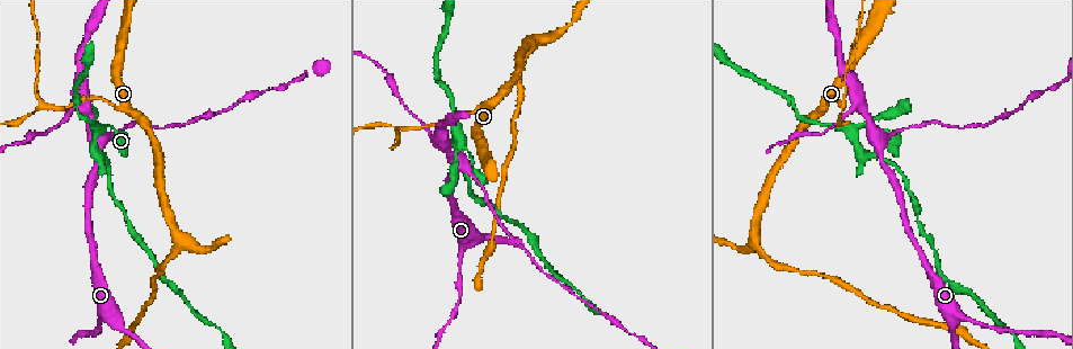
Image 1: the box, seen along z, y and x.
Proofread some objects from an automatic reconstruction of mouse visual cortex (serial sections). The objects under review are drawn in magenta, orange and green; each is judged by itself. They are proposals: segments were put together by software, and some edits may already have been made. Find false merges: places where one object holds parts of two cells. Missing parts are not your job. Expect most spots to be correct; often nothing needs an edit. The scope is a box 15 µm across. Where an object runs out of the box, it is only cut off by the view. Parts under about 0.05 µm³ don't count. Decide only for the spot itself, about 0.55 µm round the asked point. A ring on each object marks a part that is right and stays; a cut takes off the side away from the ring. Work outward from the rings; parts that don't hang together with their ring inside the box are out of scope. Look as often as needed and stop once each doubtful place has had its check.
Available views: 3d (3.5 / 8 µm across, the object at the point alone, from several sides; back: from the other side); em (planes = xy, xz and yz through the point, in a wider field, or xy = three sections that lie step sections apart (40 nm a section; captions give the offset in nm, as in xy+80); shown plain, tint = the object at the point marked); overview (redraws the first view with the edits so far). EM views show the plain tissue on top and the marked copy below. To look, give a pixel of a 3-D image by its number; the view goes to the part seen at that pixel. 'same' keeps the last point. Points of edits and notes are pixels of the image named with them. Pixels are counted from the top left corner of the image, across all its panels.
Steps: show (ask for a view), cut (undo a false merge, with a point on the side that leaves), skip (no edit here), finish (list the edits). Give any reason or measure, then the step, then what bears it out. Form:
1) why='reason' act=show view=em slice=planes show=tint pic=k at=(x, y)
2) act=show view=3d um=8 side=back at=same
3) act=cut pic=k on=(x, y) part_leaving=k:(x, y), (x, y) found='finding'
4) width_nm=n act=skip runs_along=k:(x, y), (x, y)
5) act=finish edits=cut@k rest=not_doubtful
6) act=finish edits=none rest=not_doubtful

why='sharp bend' act=show view=3d um=8 pic=1 at=(878, 145)

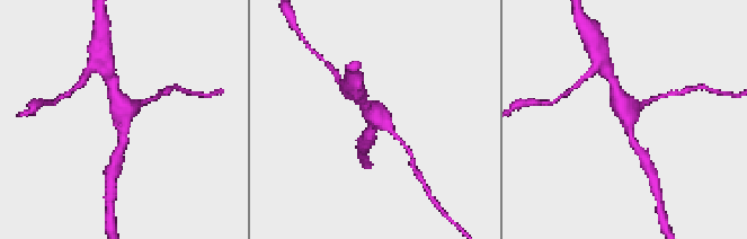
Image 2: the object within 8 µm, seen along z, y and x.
arms=3 arm_widths_nm=200,250,400 why='need the tissue' act=show view=em slice=xy step=5 show=tint pic=2 at=(628, 120)

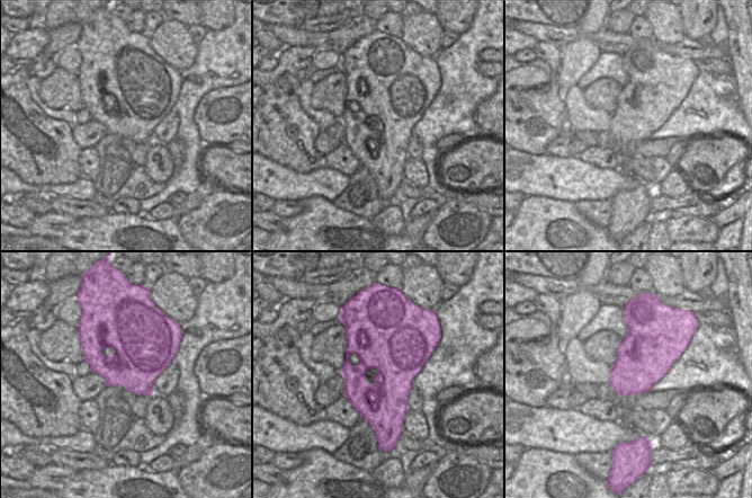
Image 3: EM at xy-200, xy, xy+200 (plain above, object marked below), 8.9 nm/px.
act=skip runs_along=2:(633, 141), (628, 111), (615, 83) found='all the same cell'

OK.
act=show view=3d um=8 side=back pic=1 at=(45, 103)

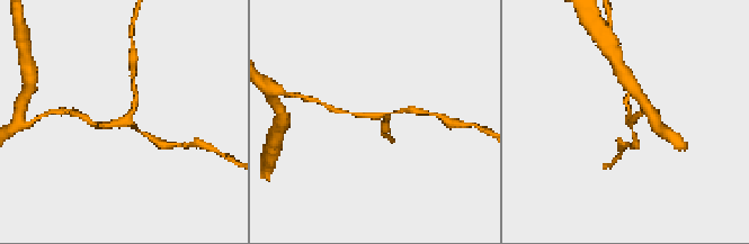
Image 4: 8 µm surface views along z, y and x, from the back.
arms=3 arm_widths_nm=150,150,150 act=show view=em slice=xy step=1 show=tint pic=4 at=(377, 116)

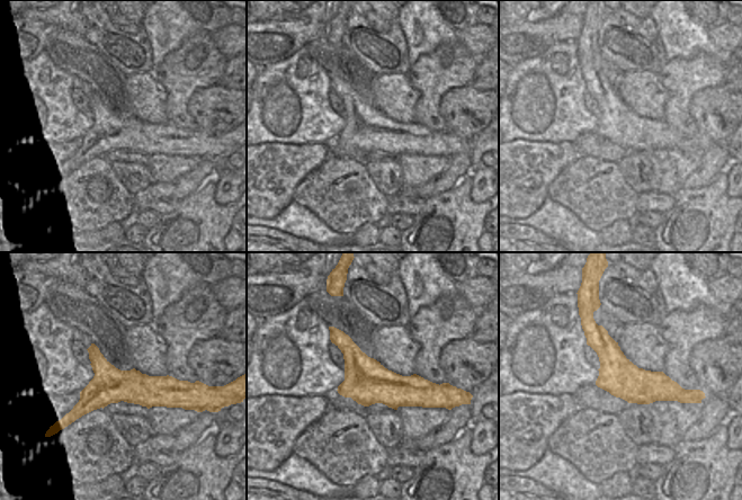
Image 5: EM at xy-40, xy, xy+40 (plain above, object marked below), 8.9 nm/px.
width_nm=400 act=skip runs_along=4:(91, 123), (122, 123), (134, 107), (134, 92) found='one cell here'

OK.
why='side arm on a straight run' act=show view=3d um=3.5 pic=1 at=(82, 104)

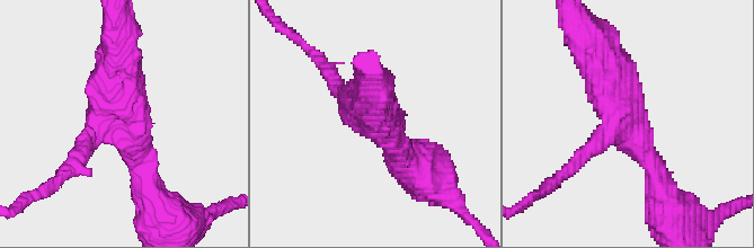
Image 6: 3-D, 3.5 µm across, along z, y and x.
arms=3 arm_widths_nm=250,300,500 act=show view=em slice=xy step=1 show=tint pic=6 at=(120, 118)

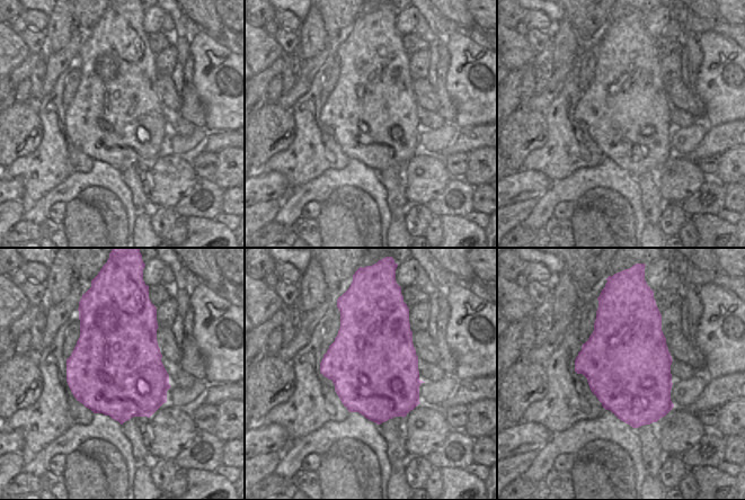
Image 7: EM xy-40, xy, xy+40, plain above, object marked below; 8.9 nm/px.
act=skip runs_along=6:(658, 177), (592, 53) found='continuous, no second cell'

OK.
why='looks like a crossing' act=show view=3d um=3.5 pic=1 at=(458, 140)

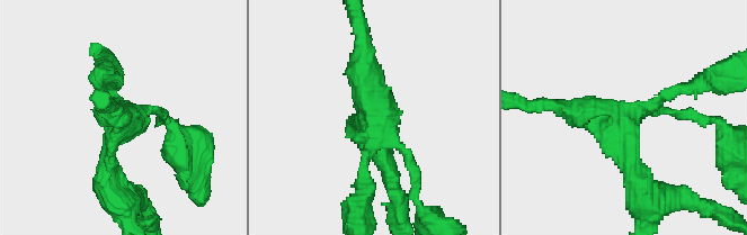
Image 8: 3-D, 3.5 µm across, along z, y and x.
arms=4 arm_widths_nm=150,200,250,300 why='now the EM' act=show view=em slice=xy step=1 show=tint pic=8 at=(622, 118)

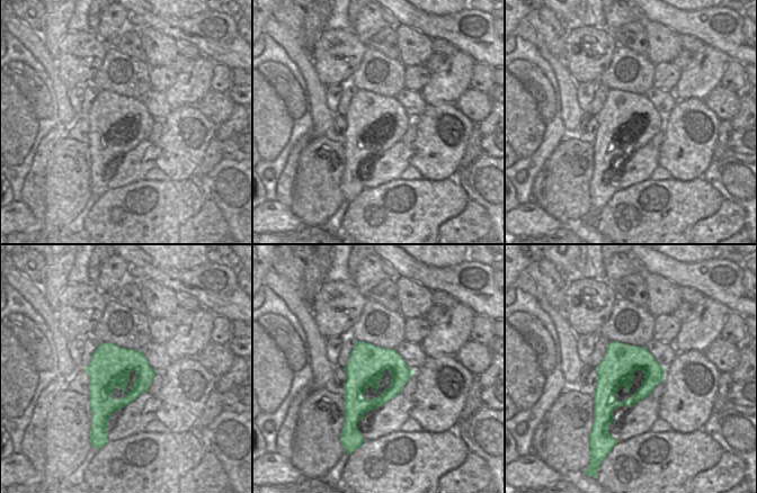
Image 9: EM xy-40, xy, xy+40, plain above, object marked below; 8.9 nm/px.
act=skip runs_along=8:(163, 114), (118, 117), (112, 190) found='continuous, no second cell'

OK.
act=finish edits=none rest=not_doubtful

